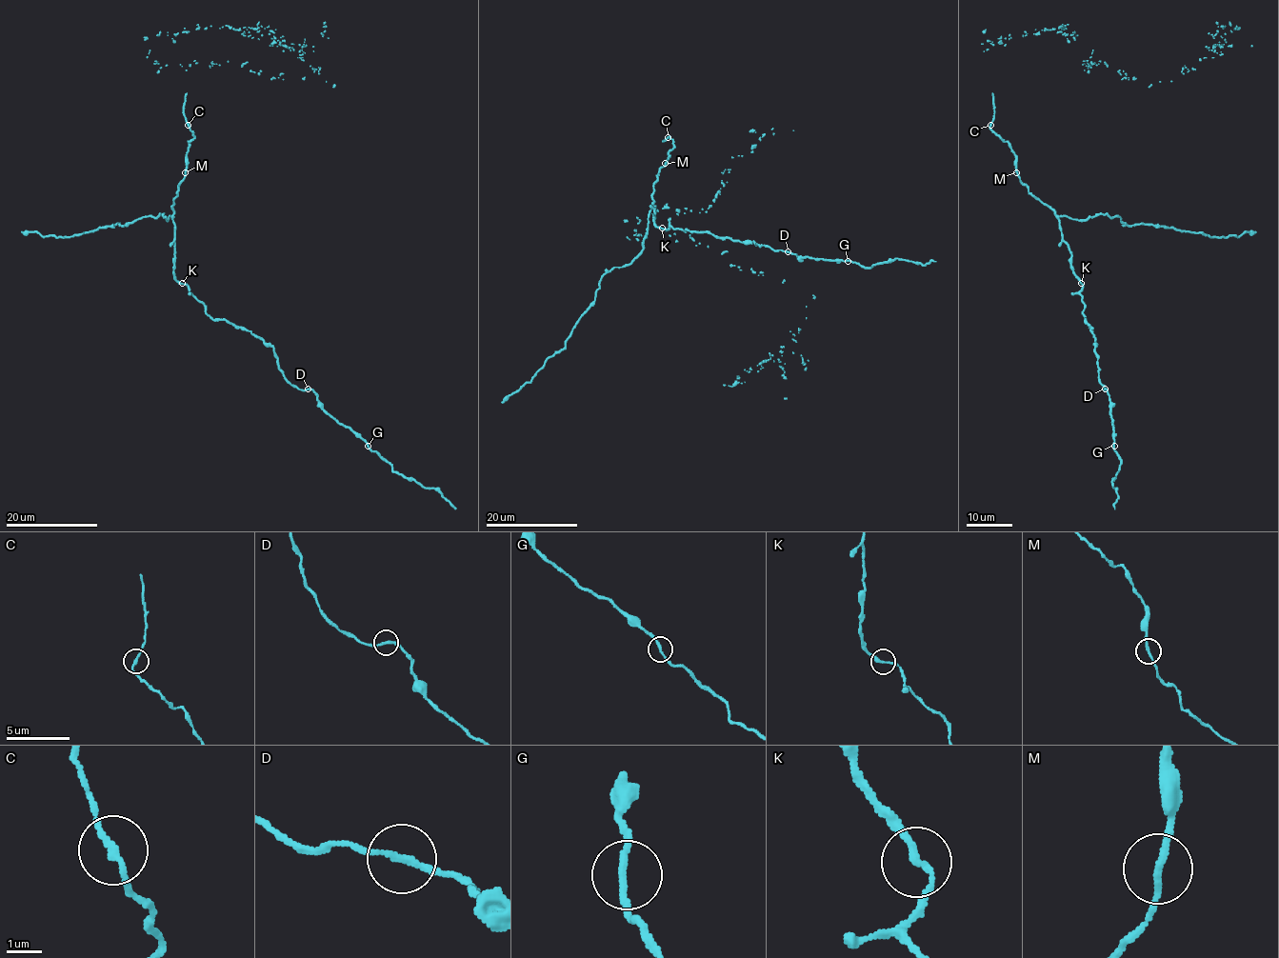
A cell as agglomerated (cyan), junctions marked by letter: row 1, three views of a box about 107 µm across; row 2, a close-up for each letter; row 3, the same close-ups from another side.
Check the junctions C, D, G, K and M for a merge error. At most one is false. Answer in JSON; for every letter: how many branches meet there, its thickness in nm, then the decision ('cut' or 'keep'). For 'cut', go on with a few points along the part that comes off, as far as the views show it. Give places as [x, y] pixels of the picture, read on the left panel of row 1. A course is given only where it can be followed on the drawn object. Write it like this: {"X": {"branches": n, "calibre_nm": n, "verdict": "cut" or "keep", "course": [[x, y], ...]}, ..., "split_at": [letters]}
{"C": {"branches": 2, "calibre_nm": 180, "verdict": "keep"}, "D": {"branches": 2, "calibre_nm": 190, "verdict": "keep"}, "G": {"branches": 2, "calibre_nm": 180, "verdict": "keep"}, "K": {"branches": 2, "calibre_nm": 190, "verdict": "keep"}, "M": {"branches": 2, "calibre_nm": 180, "verdict": "keep"}, "split_at": []}

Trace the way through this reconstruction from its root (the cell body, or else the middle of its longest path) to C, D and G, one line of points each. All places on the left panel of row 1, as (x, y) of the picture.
C: (178, 191), (178, 185), (185, 175), (189, 141), (194, 137), (189, 125)
D: (178, 191), (172, 205), (173, 276), (212, 319), (228, 320), (269, 343), (283, 375), (308, 389)
G: (178, 191), (173, 276), (212, 319), (269, 343), (283, 375), (312, 390), (318, 404), (368, 446)

